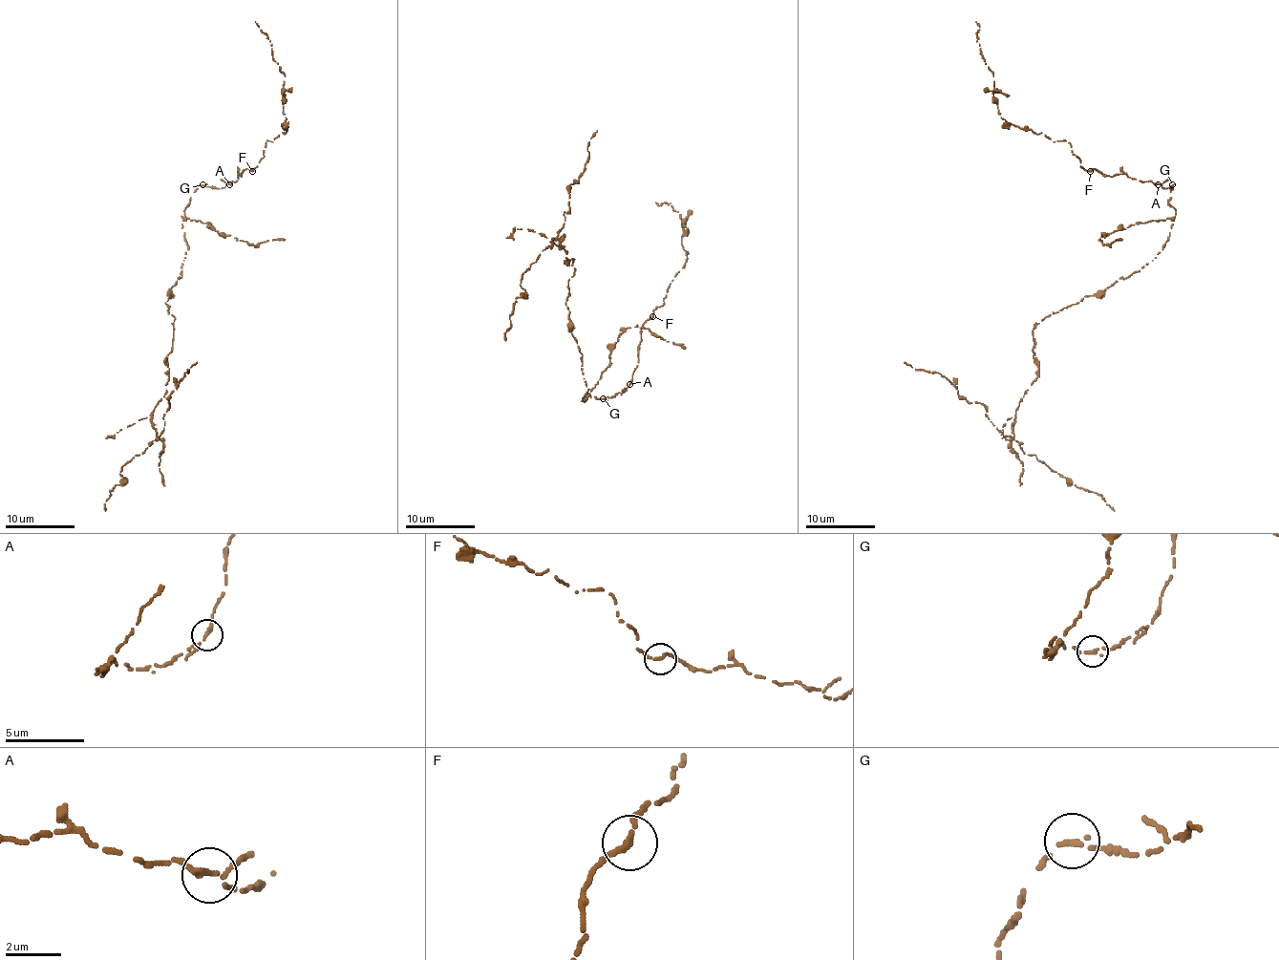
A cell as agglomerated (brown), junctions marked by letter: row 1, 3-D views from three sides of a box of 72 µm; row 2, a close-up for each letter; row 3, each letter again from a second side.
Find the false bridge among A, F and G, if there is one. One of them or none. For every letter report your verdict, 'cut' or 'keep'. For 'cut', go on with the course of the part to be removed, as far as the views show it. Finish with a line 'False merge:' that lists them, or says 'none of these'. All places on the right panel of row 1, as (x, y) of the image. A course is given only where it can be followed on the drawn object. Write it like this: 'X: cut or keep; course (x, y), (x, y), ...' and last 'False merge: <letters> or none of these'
A: keep
F: keep
G: cut; course (1171, 184), (1175, 217), (1162, 250), (1035, 326), (1038, 376), (1016, 409), (1012, 438), (944, 376), (904, 362)
False merge: G

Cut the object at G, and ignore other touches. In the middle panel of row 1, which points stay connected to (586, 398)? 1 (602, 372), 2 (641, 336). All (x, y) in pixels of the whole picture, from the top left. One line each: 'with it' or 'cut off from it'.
1: with it
2: cut off from it

